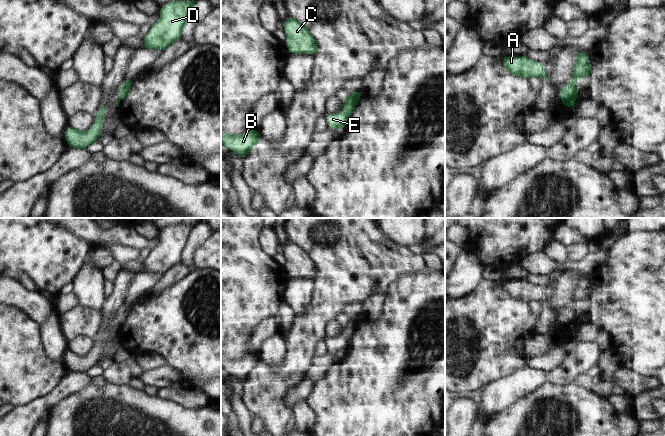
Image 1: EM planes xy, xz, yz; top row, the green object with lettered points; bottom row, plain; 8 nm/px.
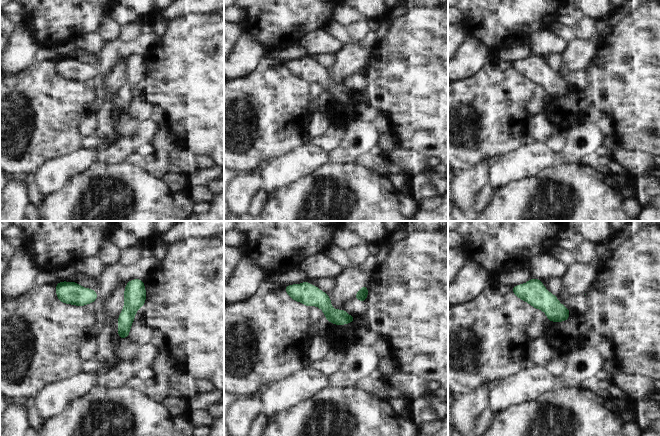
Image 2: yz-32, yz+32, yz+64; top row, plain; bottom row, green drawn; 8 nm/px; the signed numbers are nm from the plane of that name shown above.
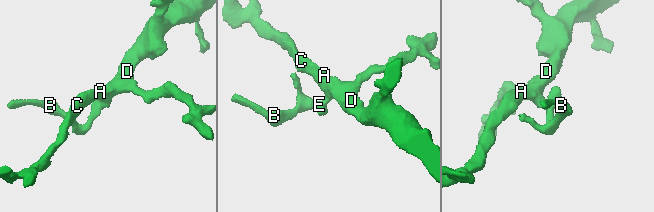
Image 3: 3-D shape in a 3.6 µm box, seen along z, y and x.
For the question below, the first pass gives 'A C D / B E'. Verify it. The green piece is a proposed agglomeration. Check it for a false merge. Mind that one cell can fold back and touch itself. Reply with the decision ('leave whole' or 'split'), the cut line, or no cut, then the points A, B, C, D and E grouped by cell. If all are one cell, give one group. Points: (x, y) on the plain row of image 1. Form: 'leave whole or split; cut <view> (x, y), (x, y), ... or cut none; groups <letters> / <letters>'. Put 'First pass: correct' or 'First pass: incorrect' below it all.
leave whole; cut none; groups A B C D E
First pass: incorrect

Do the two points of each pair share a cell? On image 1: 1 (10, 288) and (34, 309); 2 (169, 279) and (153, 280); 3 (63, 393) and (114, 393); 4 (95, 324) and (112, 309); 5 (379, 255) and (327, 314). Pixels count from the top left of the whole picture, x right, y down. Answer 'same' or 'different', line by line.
1: same
2: different
3: different
4: different
5: same

